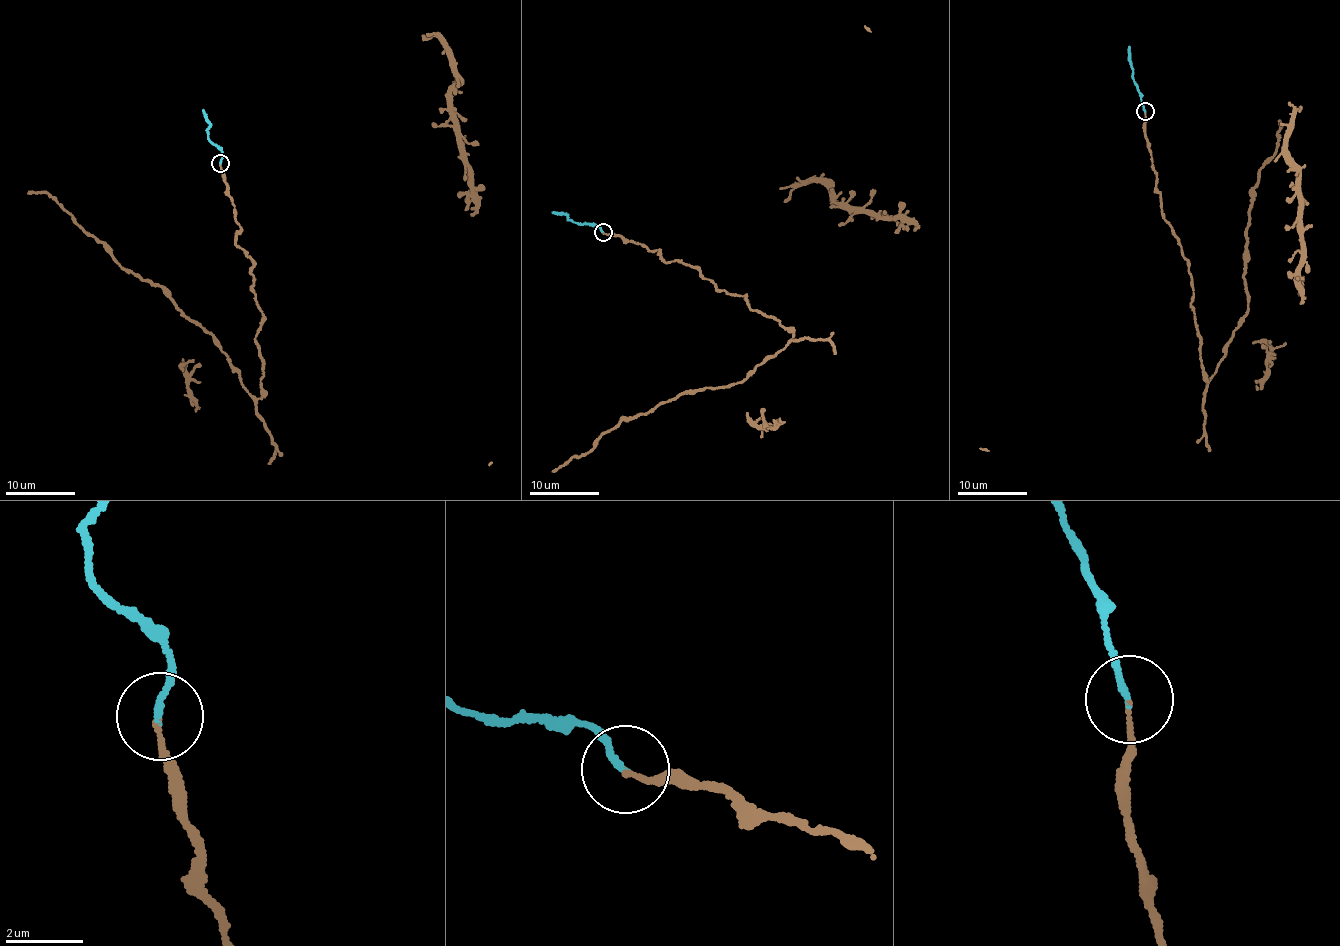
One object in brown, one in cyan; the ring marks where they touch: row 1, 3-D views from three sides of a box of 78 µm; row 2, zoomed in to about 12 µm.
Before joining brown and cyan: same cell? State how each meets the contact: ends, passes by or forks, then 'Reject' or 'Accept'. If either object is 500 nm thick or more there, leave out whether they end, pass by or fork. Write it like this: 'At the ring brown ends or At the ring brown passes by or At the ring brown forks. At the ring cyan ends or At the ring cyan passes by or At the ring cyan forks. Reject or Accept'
At the ring brown ends. At the ring cyan ends. Accept

